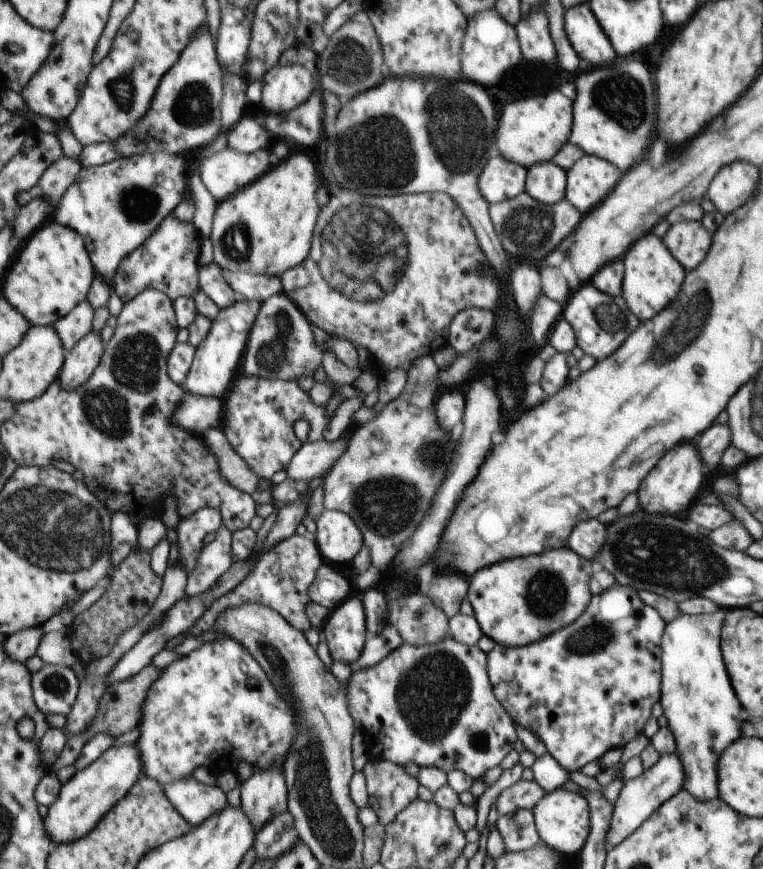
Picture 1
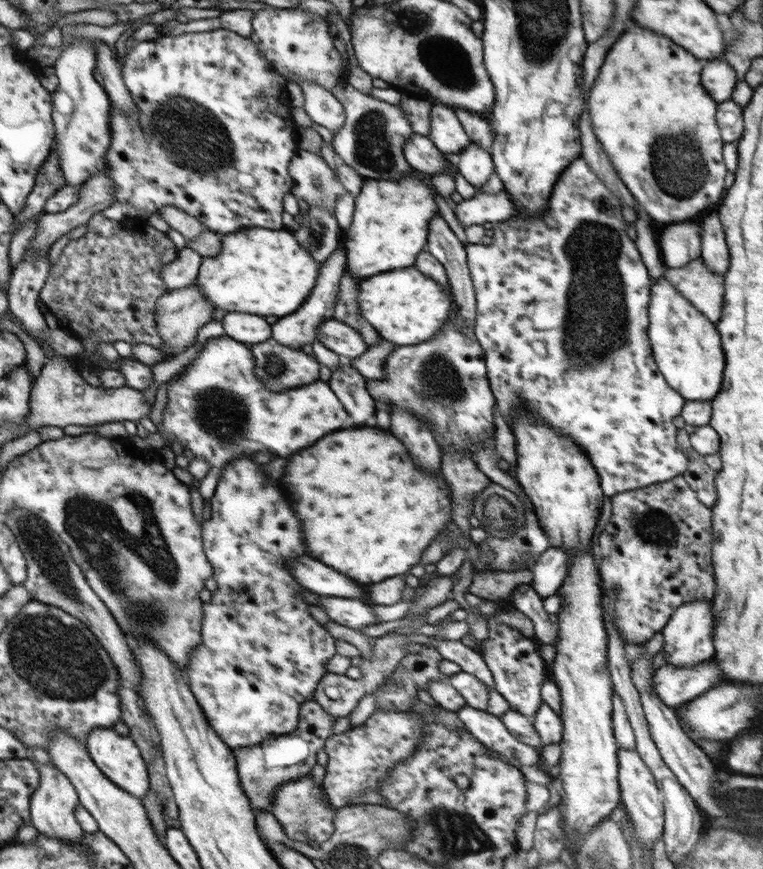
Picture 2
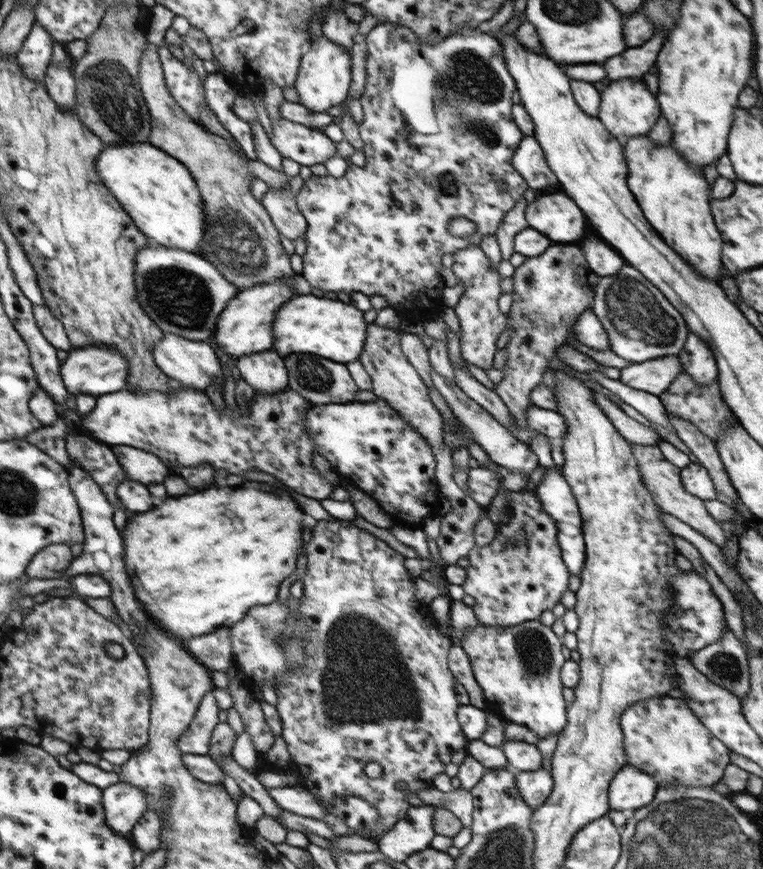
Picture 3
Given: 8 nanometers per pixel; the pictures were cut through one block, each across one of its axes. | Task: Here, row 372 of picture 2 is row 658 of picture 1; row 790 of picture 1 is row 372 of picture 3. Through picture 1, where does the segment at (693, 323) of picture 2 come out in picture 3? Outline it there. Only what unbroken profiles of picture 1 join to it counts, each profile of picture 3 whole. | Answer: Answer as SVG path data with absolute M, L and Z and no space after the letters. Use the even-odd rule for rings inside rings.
M692 331L687 334L685 345L679 352L681 366L701 385L717 380L717 362L711 348Z

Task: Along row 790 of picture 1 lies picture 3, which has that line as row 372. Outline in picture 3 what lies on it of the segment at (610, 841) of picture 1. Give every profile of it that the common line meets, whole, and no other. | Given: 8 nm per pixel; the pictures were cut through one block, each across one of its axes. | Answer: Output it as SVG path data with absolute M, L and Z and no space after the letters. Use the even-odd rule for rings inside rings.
M662 356L646 362L630 363L621 369L619 381L630 388L659 396L680 371L682 366L678 356Z

